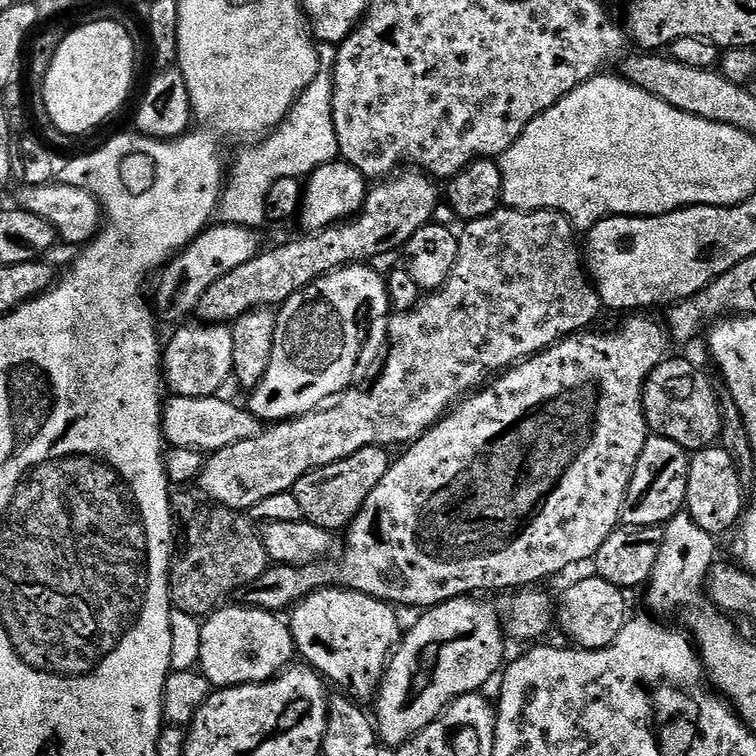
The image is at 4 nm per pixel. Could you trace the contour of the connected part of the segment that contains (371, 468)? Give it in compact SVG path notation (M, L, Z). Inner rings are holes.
M375 444L366 446L350 458L342 458L338 462L330 462L330 466L311 468L298 482L294 482L292 493L298 498L298 507L302 510L305 520L309 520L314 526L322 526L322 530L333 534L338 530L347 529L352 519L359 514L366 498L370 498L370 490L386 478L386 470L391 466L393 457L388 456L387 447Z

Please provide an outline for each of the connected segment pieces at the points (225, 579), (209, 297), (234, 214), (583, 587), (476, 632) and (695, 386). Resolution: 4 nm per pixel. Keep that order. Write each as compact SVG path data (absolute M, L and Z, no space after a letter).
M192 490L172 492L174 517L174 551L168 585L172 591L172 607L197 618L207 618L225 603L227 596L235 597L241 588L249 588L270 566L266 546L260 537L260 528L243 511L213 504L211 500Z
M400 170L373 183L357 215L328 228L309 231L289 244L262 250L250 262L238 266L226 278L218 278L196 305L195 315L206 324L231 325L239 316L255 308L279 306L298 290L318 278L350 264L372 262L375 256L403 249L404 244L422 226L433 223L436 207L442 204L437 181L427 172Z
M320 44L318 51L320 54L320 68L317 71L314 82L310 82L308 89L297 98L292 111L287 118L274 130L259 142L251 146L244 146L236 156L236 161L231 161L226 172L226 183L223 192L220 193L220 207L218 216L225 224L237 224L243 228L263 229L268 215L266 214L266 194L270 194L270 186L278 182L278 178L286 175L293 175L297 178L307 177L309 172L314 171L318 166L328 164L340 156L338 138L334 130L334 118L332 117L332 68L336 65L335 44Z
M595 574L589 576L570 585L556 604L557 627L585 651L612 644L628 620L625 591Z
M459 596L442 602L438 606L421 611L417 615L420 617L417 618L416 625L409 632L407 629L403 633L400 643L391 653L388 667L384 670L380 691L374 700L374 705L376 704L374 723L381 741L387 747L389 744L389 749L395 750L400 745L408 743L422 729L433 724L452 701L471 692L480 692L483 684L492 675L495 677L501 671L502 665L505 663L506 633L497 609L495 612L490 605L483 604L480 600L483 599Z
M666 358L644 383L644 417L651 435L678 442L689 454L711 448L720 439L720 396L712 380L688 360Z

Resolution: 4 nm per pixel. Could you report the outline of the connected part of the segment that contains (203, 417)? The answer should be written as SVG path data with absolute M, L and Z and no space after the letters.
M172 396L164 404L162 427L165 441L176 448L193 448L211 454L236 442L253 440L264 430L263 421L245 407L234 402L222 402L220 397L186 398Z

